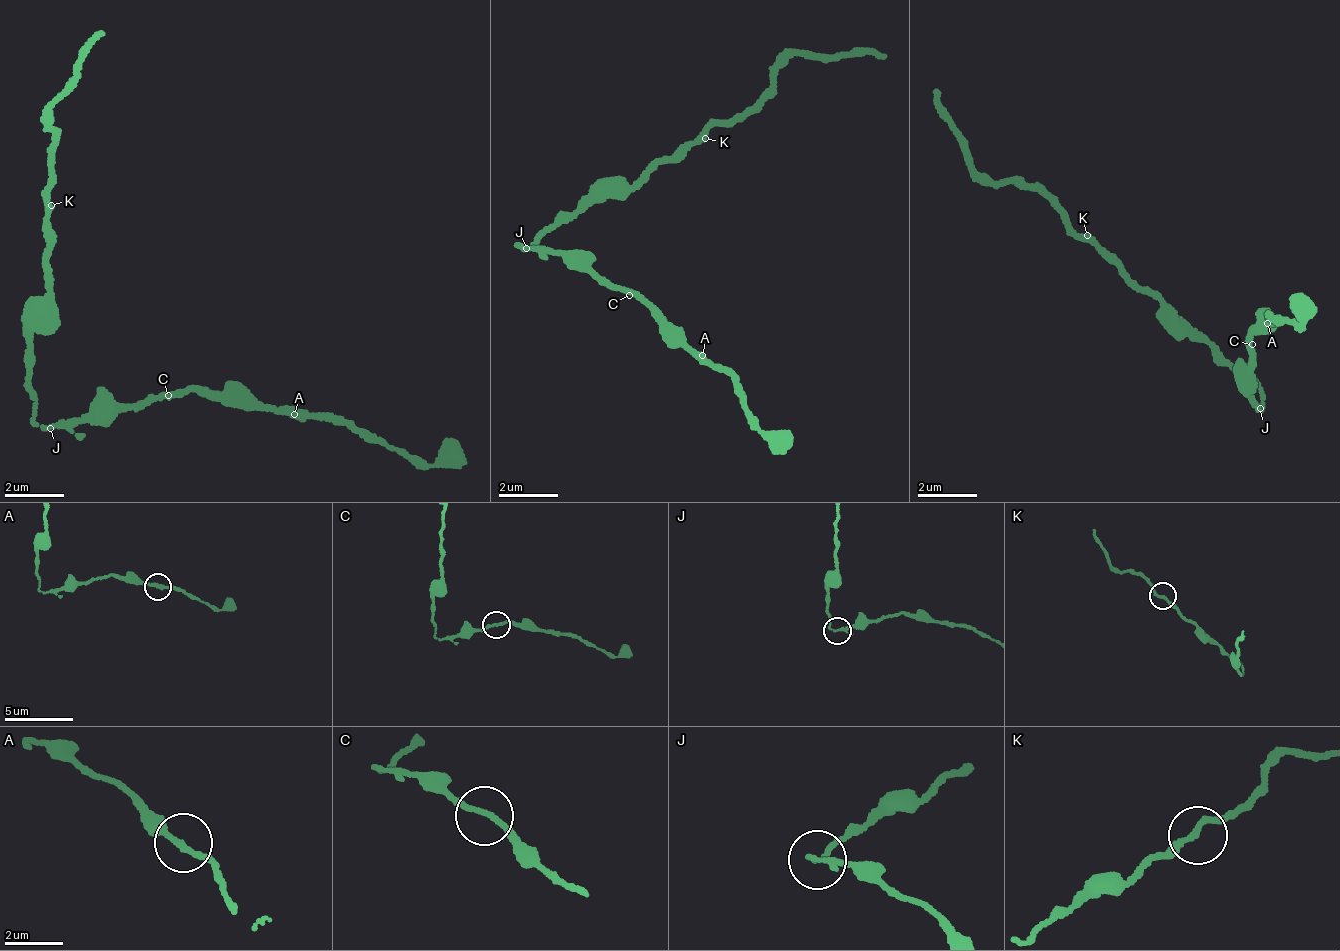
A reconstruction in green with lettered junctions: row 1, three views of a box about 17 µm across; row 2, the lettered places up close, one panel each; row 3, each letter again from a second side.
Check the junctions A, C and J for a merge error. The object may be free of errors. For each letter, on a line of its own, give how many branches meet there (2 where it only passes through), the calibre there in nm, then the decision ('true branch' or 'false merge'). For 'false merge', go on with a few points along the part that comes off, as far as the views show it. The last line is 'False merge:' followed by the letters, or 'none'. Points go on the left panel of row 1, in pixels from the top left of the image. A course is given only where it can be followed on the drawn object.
A: 2 branches meet; 200 nm thick; true branch
C: 2 branches meet; 170 nm thick; true branch
J: 2 branches meet; 150 nm thick; false merge; foreign part runs (48, 426), (31, 420), (27, 389), (52, 110), (104, 33)
False merge: J

